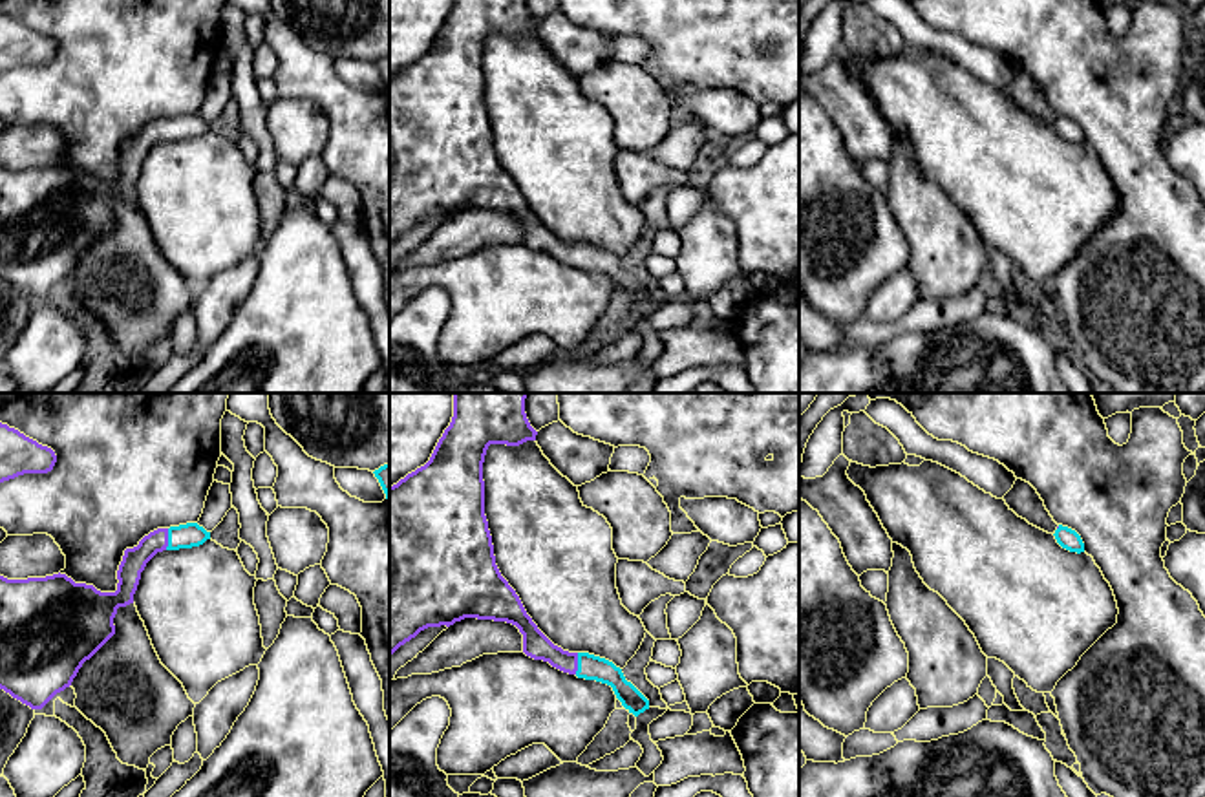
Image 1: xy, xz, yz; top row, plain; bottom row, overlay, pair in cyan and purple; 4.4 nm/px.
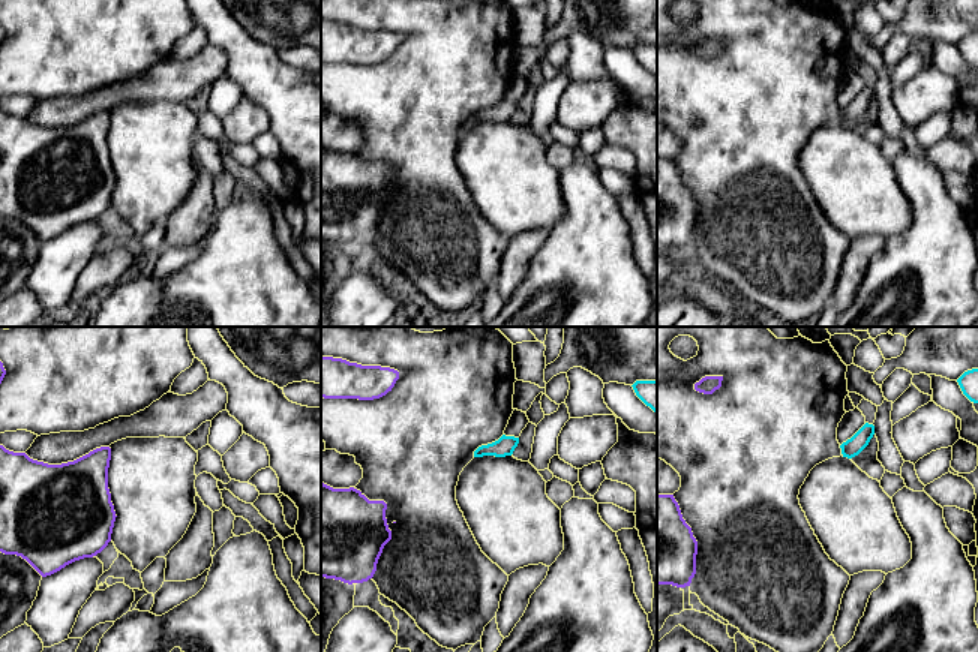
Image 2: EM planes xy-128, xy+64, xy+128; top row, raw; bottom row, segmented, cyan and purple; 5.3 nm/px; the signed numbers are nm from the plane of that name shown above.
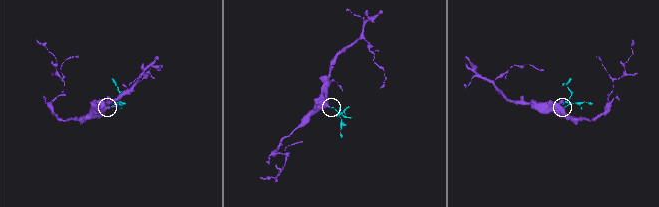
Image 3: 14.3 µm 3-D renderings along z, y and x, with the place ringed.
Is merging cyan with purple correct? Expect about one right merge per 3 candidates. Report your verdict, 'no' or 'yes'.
yes

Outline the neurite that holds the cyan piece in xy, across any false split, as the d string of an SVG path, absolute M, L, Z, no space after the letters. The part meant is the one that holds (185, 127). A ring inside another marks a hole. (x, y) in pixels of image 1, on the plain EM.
M197 113L150 122L124 141L115 183L75 174L60 163L27 170L0 166L0 280L42 300L115 225L117 199L133 194L146 154L157 143L199 137L207 130L210 122Z

